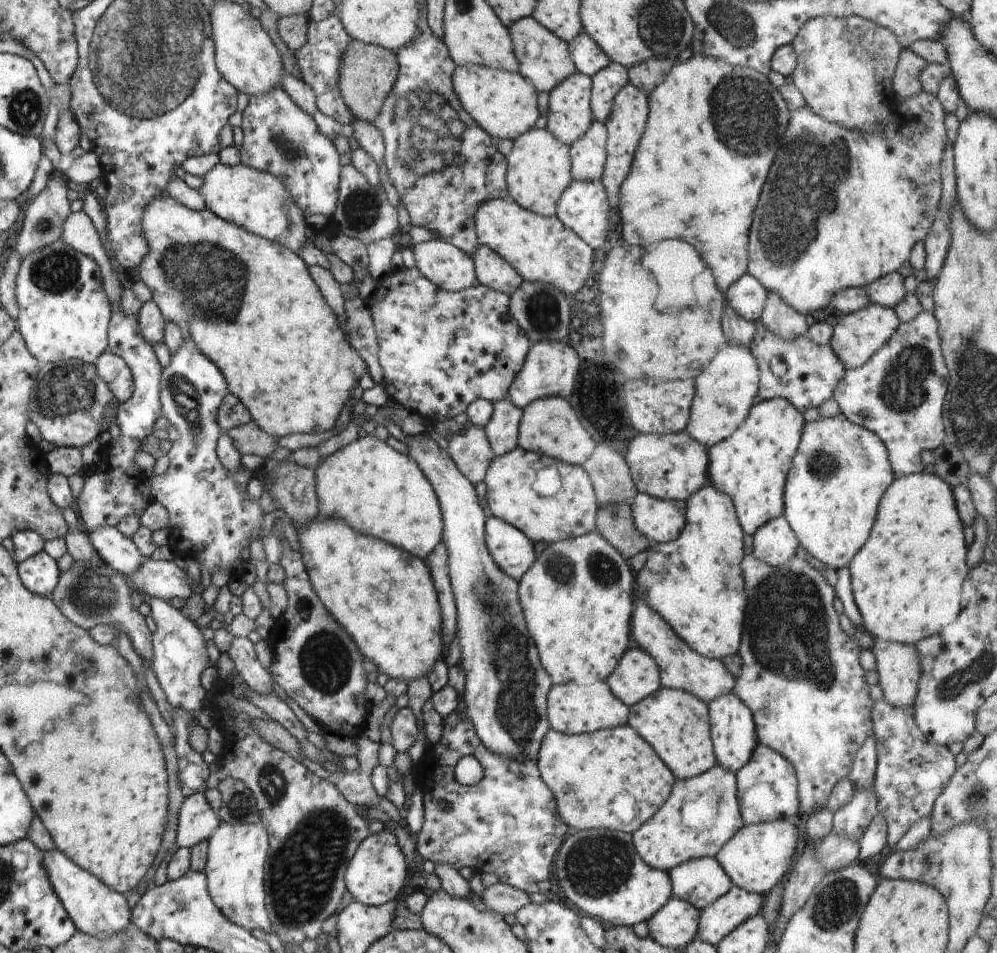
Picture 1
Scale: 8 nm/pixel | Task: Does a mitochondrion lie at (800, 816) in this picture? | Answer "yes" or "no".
no

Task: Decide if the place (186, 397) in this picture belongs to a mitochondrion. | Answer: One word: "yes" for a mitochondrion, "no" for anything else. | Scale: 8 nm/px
yes

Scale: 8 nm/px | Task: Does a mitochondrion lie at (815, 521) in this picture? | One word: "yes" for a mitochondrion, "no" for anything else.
no

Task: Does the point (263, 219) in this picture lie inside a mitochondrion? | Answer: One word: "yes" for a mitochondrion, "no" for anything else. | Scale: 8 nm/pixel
no

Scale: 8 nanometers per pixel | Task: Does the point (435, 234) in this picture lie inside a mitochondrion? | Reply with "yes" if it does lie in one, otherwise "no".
no

